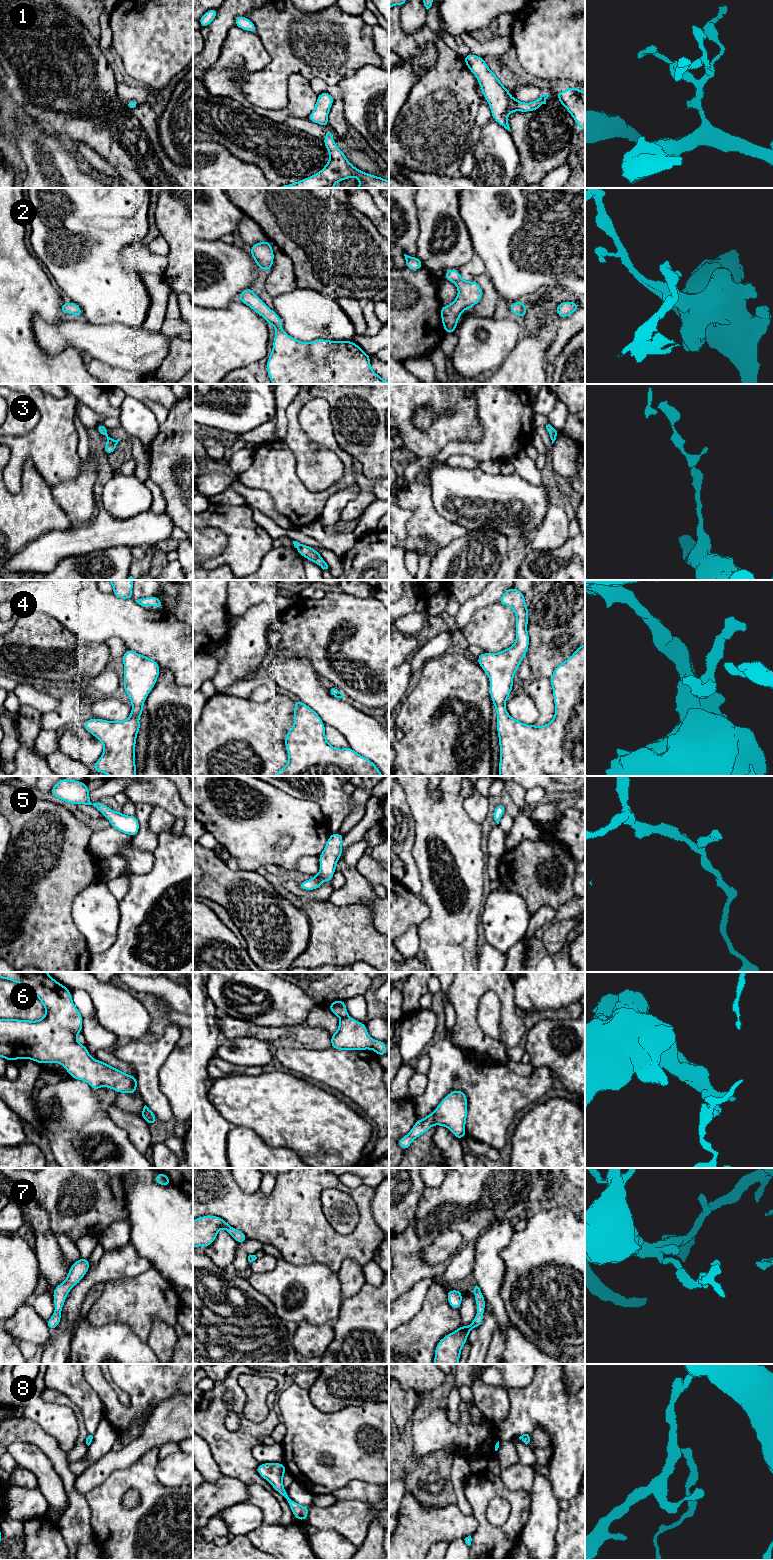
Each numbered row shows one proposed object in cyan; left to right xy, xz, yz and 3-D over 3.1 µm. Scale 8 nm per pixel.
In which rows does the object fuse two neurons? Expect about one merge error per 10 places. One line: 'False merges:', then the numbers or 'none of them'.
False merges: 6

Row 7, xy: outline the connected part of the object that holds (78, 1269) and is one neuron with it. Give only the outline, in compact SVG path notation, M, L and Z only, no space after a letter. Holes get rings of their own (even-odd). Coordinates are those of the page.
M79 1258L70 1266L67 1278L53 1290L55 1310L51 1318L46 1321L50 1331L54 1330L61 1321L61 1311L69 1291L81 1281L89 1267L89 1259Z

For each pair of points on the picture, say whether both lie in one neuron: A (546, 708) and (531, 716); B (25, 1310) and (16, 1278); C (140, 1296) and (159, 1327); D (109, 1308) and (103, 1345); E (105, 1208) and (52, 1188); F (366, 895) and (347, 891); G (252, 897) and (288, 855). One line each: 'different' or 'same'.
A: different
B: different
C: different
D: different
E: same
F: same
G: different

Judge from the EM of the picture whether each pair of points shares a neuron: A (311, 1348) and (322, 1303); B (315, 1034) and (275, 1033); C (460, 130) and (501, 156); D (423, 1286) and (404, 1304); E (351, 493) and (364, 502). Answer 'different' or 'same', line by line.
A: different
B: same
C: different
D: same
E: different

